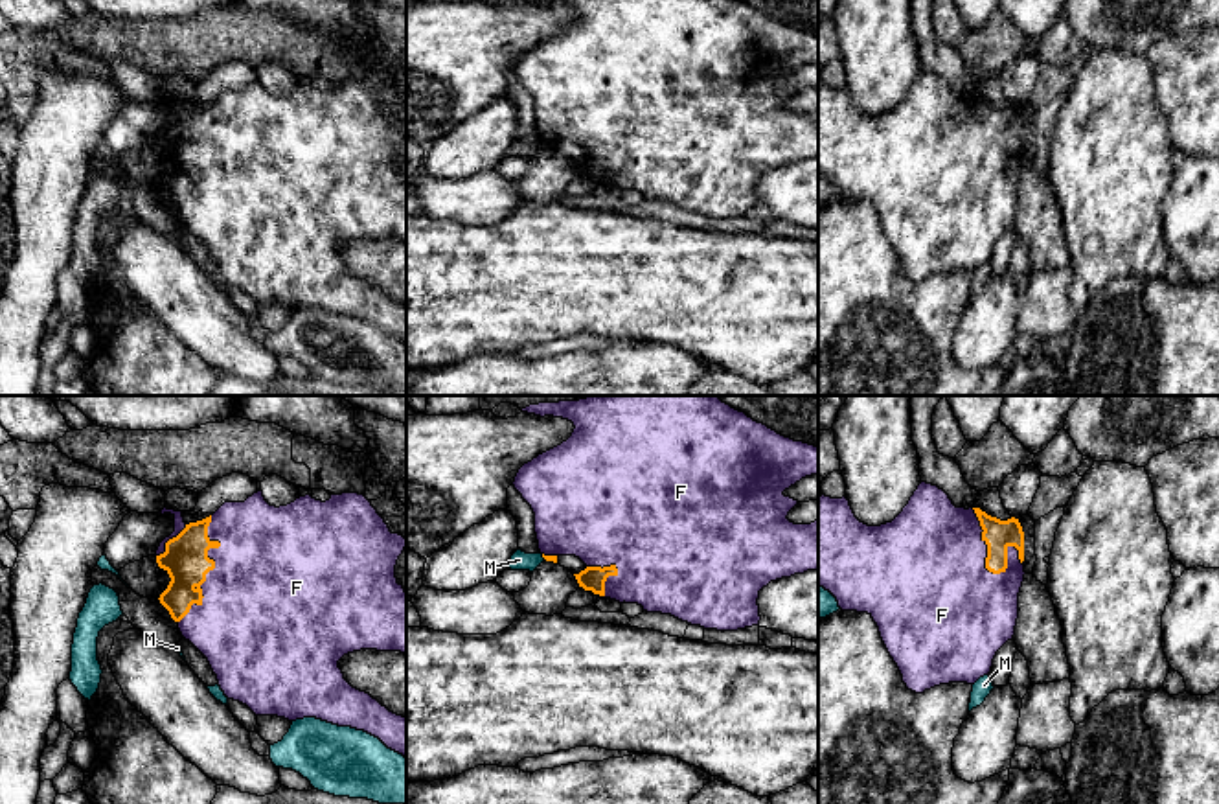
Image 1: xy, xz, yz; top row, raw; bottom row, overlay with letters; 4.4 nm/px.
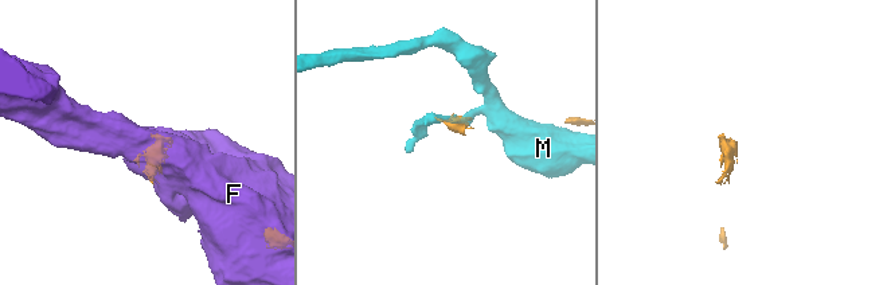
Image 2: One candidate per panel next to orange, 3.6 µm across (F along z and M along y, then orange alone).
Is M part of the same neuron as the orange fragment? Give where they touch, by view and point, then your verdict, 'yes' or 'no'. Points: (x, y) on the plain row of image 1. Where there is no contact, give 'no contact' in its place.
xz (543, 144) | no

